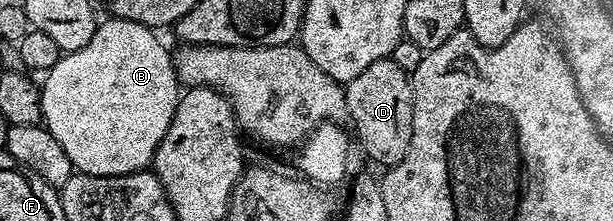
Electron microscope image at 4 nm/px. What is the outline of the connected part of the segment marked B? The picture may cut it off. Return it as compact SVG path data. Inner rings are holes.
M108 17L107 22L100 21L93 32L93 40L85 44L85 48L64 53L60 57L59 63L51 70L46 71L44 82L41 82L41 108L43 116L42 125L47 127L47 131L65 148L65 156L69 156L72 167L80 174L89 176L101 176L102 178L112 178L113 176L125 176L126 174L136 174L139 170L146 170L154 163L155 153L165 136L169 132L169 124L177 112L177 104L181 97L181 83L179 77L175 75L175 63L173 61L172 51L163 47L163 42L158 38L156 31L145 24L133 24L133 20L124 18Z

